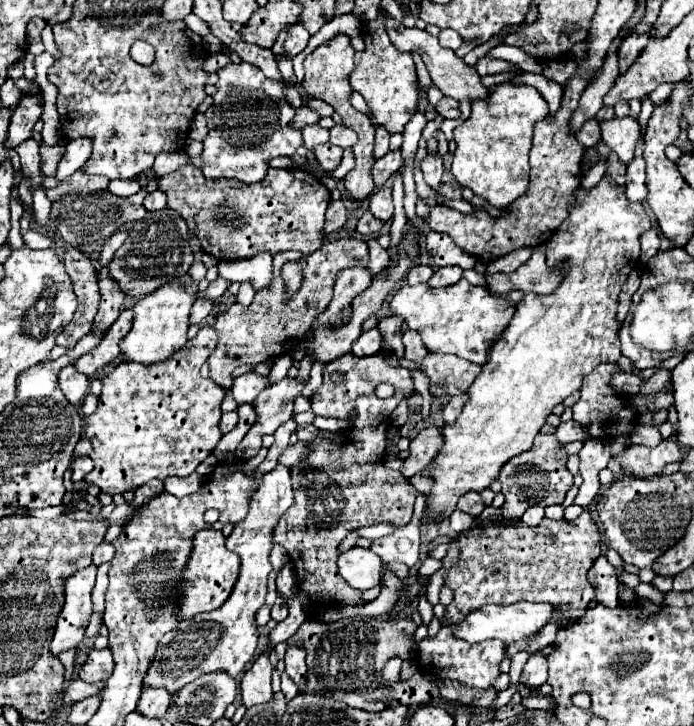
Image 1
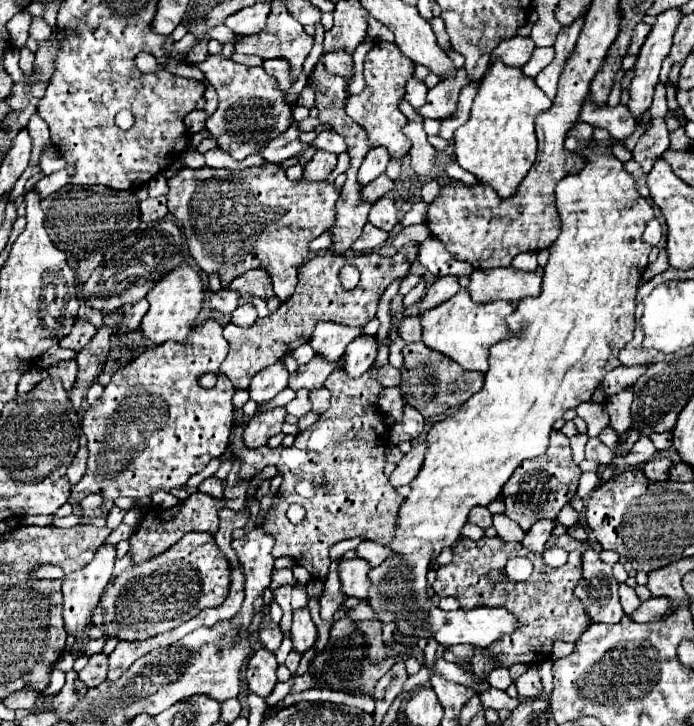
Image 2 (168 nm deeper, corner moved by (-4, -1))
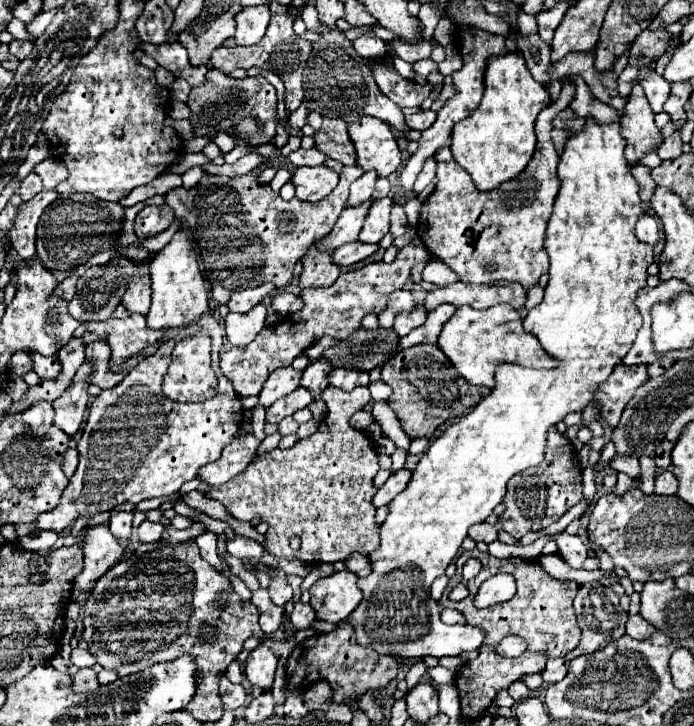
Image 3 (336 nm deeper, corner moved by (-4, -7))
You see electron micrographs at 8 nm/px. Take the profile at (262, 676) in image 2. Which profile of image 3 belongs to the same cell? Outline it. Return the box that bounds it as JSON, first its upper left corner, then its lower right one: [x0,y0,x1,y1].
[244,643,278,689]

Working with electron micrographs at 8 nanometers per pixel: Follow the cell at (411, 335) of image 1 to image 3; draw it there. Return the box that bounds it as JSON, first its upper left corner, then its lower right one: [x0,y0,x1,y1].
[394,307,426,335]

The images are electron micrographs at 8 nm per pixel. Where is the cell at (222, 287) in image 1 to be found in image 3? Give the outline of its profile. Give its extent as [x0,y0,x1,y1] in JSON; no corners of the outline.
[270,293,302,315]

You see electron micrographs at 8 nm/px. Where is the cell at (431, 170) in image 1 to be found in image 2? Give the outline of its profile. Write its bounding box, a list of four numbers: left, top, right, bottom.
[400,101,436,175]

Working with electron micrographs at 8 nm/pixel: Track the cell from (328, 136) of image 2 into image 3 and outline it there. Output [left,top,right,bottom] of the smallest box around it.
[288,147,326,167]

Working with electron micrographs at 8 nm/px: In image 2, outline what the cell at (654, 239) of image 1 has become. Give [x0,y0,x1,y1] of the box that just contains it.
[644,219,662,247]

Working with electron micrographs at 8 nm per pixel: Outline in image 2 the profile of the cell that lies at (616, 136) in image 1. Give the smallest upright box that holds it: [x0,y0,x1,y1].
[580,95,636,141]

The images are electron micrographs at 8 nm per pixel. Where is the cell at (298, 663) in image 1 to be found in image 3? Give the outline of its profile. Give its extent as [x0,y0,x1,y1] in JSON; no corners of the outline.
[290,601,316,629]

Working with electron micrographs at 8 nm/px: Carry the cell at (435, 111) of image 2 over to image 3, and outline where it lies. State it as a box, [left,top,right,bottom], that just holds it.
[406,111,436,131]

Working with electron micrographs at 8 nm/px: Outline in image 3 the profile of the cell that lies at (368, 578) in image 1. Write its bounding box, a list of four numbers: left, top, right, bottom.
[310,571,362,623]

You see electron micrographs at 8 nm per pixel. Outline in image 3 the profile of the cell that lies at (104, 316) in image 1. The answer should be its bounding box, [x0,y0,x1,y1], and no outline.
[52,361,90,437]

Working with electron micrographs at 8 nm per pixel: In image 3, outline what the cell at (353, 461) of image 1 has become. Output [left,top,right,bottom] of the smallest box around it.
[206,387,380,565]

